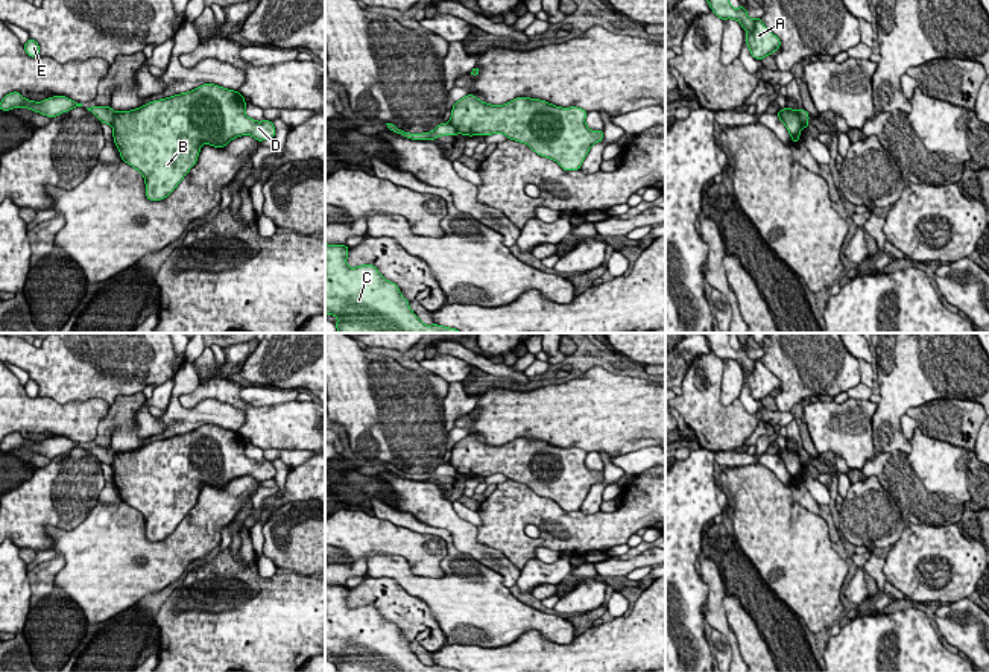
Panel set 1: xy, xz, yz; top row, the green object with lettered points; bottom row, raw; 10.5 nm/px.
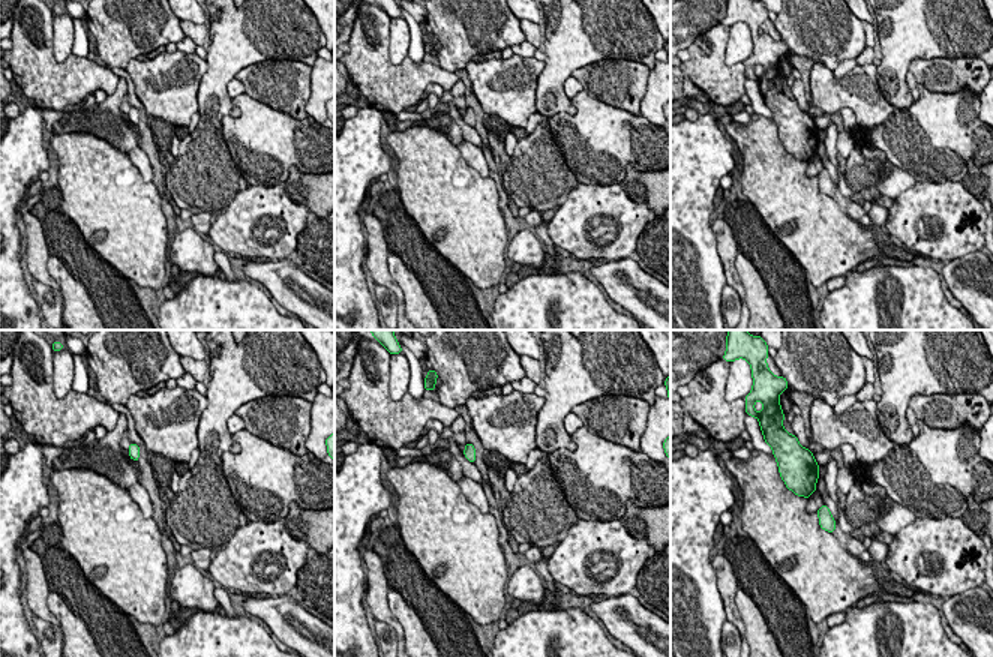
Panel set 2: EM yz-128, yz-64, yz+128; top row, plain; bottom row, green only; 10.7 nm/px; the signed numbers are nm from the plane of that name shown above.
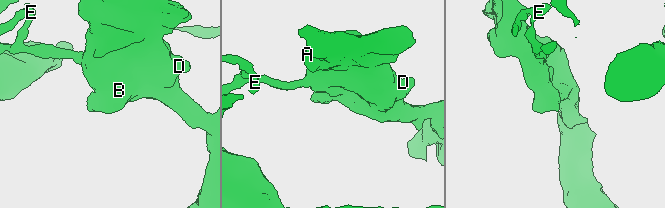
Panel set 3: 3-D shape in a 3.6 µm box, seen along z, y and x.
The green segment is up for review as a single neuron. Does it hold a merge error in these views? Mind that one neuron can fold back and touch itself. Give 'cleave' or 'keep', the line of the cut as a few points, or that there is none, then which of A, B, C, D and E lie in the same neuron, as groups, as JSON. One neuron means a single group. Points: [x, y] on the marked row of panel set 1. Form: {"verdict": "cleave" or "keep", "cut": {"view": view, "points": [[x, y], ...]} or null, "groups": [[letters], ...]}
{"verdict": "cleave", "cut": {"view": "yz", "points": [[796, 110], [804, 126]]}, "groups": [["A", "B", "D"], ["C", "E"]]}

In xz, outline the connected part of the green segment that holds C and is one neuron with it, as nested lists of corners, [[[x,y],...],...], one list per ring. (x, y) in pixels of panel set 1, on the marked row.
[[[325,243],[325,313],[337,316],[337,333],[460,333],[438,324],[425,325],[409,307],[398,286],[387,281],[375,266],[346,265],[346,245]]]

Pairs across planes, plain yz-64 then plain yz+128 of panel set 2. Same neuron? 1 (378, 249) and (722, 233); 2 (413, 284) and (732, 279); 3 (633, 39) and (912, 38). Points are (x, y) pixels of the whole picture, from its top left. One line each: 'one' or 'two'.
1: one
2: two
3: one

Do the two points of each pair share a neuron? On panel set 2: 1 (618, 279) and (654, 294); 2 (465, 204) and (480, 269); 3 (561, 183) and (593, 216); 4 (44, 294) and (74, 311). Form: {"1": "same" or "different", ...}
{"1": "same", "2": "same", "3": "different", "4": "different"}

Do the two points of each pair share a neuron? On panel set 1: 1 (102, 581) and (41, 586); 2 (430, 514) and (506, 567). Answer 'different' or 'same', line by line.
1: different
2: same

